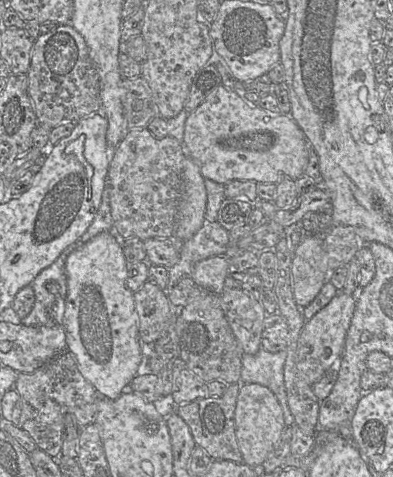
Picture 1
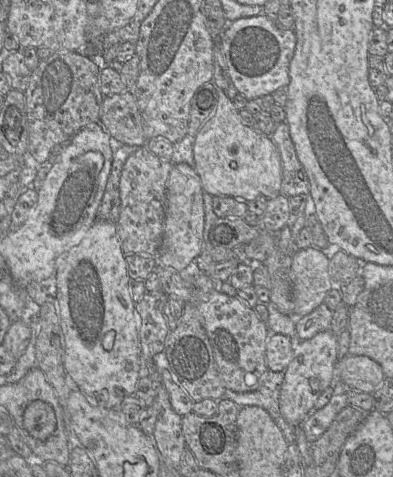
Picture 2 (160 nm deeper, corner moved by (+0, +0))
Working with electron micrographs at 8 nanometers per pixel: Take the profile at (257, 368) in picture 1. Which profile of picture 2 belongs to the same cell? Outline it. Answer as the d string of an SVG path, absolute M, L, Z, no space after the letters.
M268 369L260 379L257 390L252 392L234 392L227 390L222 399L234 401L239 408L244 406L259 406L265 409L281 429L288 445L295 442L294 427L291 426L280 412L280 391L284 381L284 372L274 372Z

